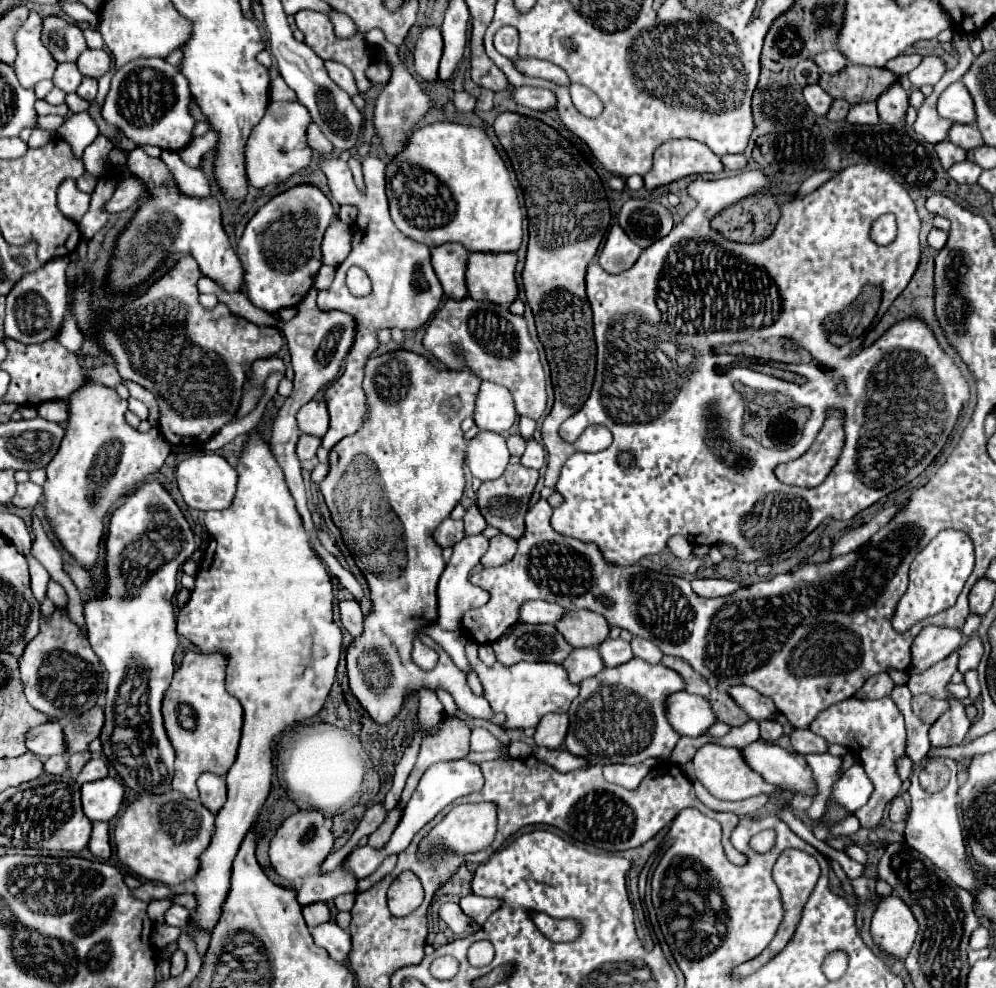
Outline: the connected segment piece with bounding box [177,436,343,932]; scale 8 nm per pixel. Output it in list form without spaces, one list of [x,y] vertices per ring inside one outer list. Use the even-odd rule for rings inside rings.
[[[251,436],[245,442],[237,472],[239,484],[231,508],[205,514],[209,546],[205,548],[203,560],[199,564],[191,598],[177,616],[177,632],[191,640],[203,654],[227,656],[227,692],[231,696],[237,696],[243,706],[243,734],[239,754],[227,774],[229,794],[223,810],[215,818],[213,842],[201,856],[201,870],[195,878],[195,896],[199,906],[193,914],[189,932],[193,932],[193,928],[213,930],[229,892],[231,862],[269,796],[273,776],[273,740],[289,726],[303,722],[321,710],[335,680],[343,648],[343,632],[333,620],[331,578],[321,558],[309,546],[309,534],[305,532],[301,516],[295,510],[295,502],[289,494],[289,488],[285,486],[281,468],[277,466],[269,446],[259,436]]]

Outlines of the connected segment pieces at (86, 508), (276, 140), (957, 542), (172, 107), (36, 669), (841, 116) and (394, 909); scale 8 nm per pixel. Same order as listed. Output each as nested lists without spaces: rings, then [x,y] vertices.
[[[87,380],[75,394],[67,398],[67,410],[69,418],[65,436],[57,454],[47,464],[47,480],[43,484],[43,506],[63,548],[85,568],[93,566],[97,560],[99,544],[103,538],[103,518],[107,516],[109,506],[129,490],[135,490],[141,482],[147,480],[147,476],[155,474],[169,456],[171,446],[165,442],[159,428],[151,428],[149,432],[139,432],[131,428],[125,422],[127,400],[121,400],[113,388],[107,388],[93,380]]]
[[[271,102],[267,106],[267,114],[253,128],[245,144],[245,174],[251,186],[263,188],[267,184],[283,182],[291,174],[309,166],[313,158],[313,152],[305,138],[309,122],[311,114],[303,112],[303,106],[299,102]]]
[[[943,530],[939,536],[935,536],[925,548],[923,554],[917,554],[911,570],[909,570],[909,588],[899,600],[893,619],[893,628],[904,633],[915,622],[929,618],[933,614],[939,614],[947,608],[951,608],[957,600],[957,596],[963,590],[965,580],[969,578],[973,570],[973,544],[969,542],[969,536],[957,530]]]
[[[135,58],[113,74],[101,116],[109,126],[119,128],[123,136],[133,140],[137,146],[149,144],[179,152],[191,142],[191,130],[195,126],[189,104],[189,82],[177,66],[167,64],[163,58]]]
[[[55,608],[49,618],[41,618],[41,630],[25,646],[19,658],[19,670],[27,702],[39,712],[51,714],[59,722],[65,722],[65,718],[93,708],[105,698],[101,660],[91,650],[87,632],[69,620],[67,610]]]
[[[835,100],[833,102],[833,106],[831,106],[831,110],[829,110],[829,114],[827,114],[827,118],[831,120],[831,122],[841,122],[841,120],[845,120],[847,118],[847,112],[849,112],[849,102],[845,102],[845,100]]]
[[[401,872],[387,894],[389,910],[393,916],[405,916],[423,902],[423,886],[413,872]]]

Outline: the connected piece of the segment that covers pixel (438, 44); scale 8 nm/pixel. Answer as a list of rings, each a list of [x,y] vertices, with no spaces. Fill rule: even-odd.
[[[425,28],[415,46],[415,72],[421,80],[435,82],[443,52],[443,38],[437,28]]]

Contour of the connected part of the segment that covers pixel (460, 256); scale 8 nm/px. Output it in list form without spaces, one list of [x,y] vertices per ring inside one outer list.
[[[453,242],[449,246],[437,246],[437,250],[431,250],[433,268],[435,274],[445,290],[445,294],[453,300],[461,300],[467,296],[465,286],[465,268],[469,250],[465,250],[461,244]]]

